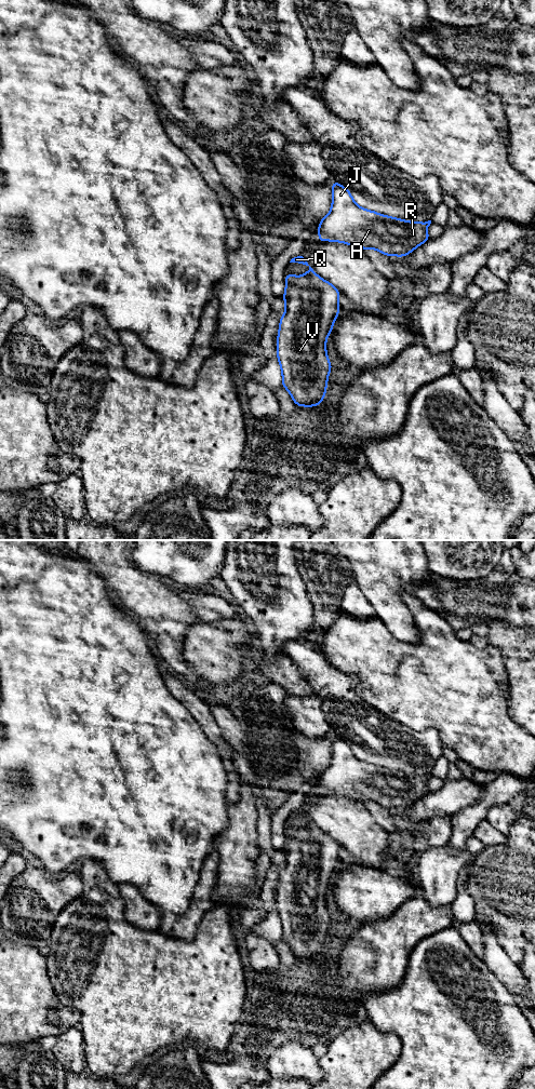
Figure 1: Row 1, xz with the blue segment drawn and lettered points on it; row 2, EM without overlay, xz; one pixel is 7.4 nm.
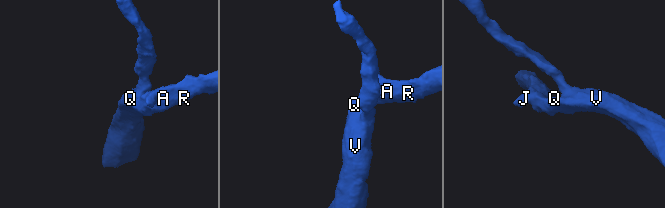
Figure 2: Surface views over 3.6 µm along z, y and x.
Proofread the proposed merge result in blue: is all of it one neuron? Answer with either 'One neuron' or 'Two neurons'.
One neuron

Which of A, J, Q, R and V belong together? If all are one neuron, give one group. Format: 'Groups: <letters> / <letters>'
Groups: A J Q R V

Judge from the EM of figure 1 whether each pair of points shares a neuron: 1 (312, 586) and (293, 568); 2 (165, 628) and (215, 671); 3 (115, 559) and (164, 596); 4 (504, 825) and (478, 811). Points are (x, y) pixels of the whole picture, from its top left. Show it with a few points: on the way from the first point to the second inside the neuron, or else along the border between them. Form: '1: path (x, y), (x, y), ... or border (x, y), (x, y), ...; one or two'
1: border (304, 582), (309, 594); two
2: border (198, 621), (183, 644), (189, 668); two
3: path (126, 570), (152, 596); one
4: border (508, 803), (493, 805), (484, 820); two

